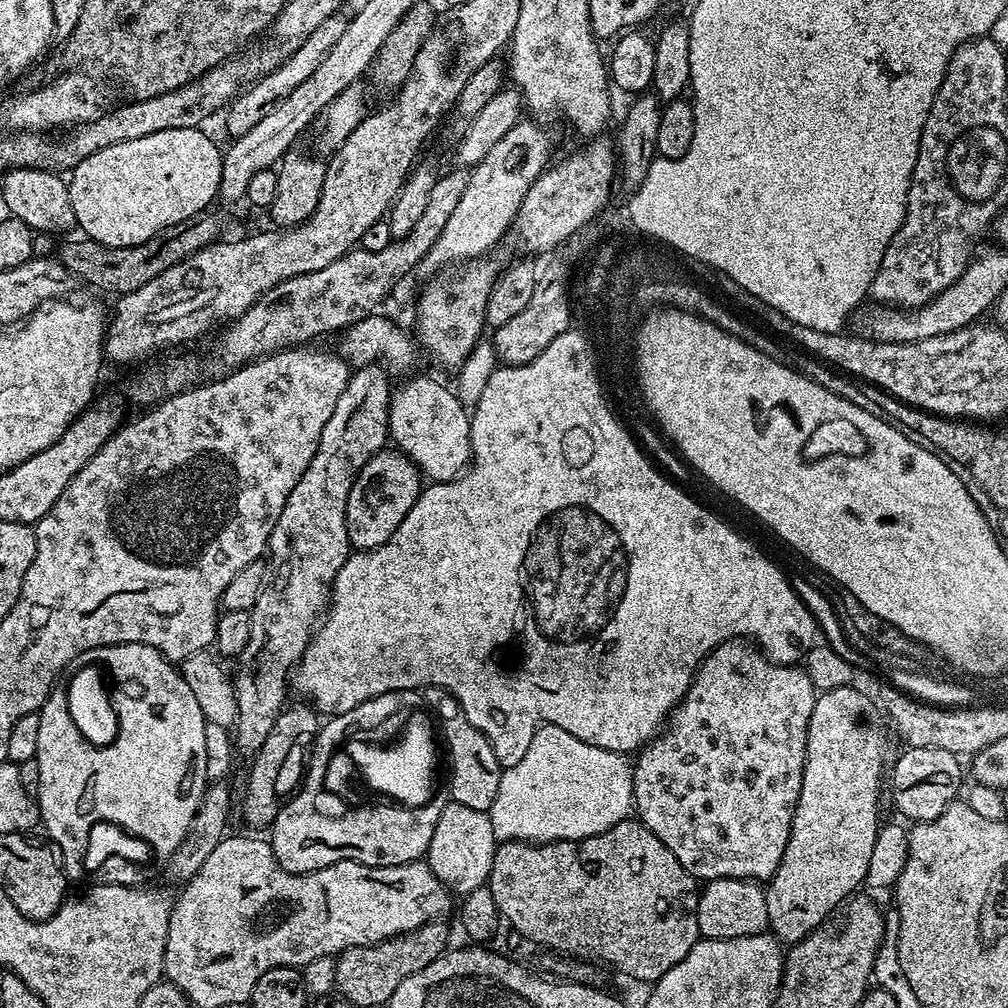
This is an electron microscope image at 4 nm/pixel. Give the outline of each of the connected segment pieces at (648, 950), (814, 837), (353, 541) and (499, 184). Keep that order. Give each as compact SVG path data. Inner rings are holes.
M629 818L618 822L610 830L606 830L597 836L591 836L585 840L555 840L549 844L530 844L522 840L506 840L497 843L496 853L494 854L494 866L488 875L486 887L493 895L497 910L501 917L509 924L520 936L525 936L528 940L533 940L536 944L541 944L544 948L553 948L556 952L569 952L569 957L579 958L584 962L597 962L601 960L604 964L609 964L612 968L617 968L624 976L629 976L632 980L648 980L655 982L670 970L670 966L678 966L686 954L701 939L698 930L698 881L695 876L691 876L666 850L666 846L657 838L647 826L640 823L639 819Z
M845 686L835 688L829 692L820 692L816 697L814 714L810 714L810 726L808 727L808 741L806 742L806 762L804 763L804 773L802 774L802 790L798 798L798 806L794 810L794 822L790 830L790 842L786 842L786 850L782 854L782 862L778 870L772 875L772 879L766 884L766 906L768 910L768 928L771 935L785 945L797 944L799 940L805 940L811 932L816 931L825 923L824 920L832 911L839 909L857 891L856 888L865 883L867 871L874 867L874 857L876 854L876 836L882 827L880 820L880 771L884 768L884 736L880 733L881 713L857 688Z
M399 450L376 452L362 466L350 498L346 502L346 534L353 549L367 550L382 546L398 530L402 518L410 514L410 506L419 498L422 491L422 473L410 457Z
M521 118L517 124L468 172L466 190L462 190L462 202L454 209L454 214L446 222L438 242L424 256L422 268L428 272L439 273L443 264L455 260L471 262L483 257L511 229L526 190L549 167L552 156L552 136L540 124Z

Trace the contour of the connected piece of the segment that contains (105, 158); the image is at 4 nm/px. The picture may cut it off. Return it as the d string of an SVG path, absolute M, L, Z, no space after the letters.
M171 128L170 130L158 130L158 134L146 134L146 138L134 138L130 142L118 142L106 146L106 150L98 150L98 154L90 154L90 158L86 158L82 162L78 162L76 168L71 169L70 175L67 177L66 183L68 193L70 194L70 206L74 206L74 218L76 219L76 228L79 229L87 239L105 244L106 246L138 246L142 242L146 242L150 238L154 238L154 234L158 234L162 230L166 230L166 226L174 226L178 222L186 222L191 216L199 216L205 211L204 208L213 199L217 199L220 191L220 179L222 178L222 166L224 165L224 157L222 148L219 148L210 137L200 128Z

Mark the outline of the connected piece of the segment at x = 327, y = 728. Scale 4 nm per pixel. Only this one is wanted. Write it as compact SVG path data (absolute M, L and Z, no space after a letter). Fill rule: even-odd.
M415 688L398 690L378 694L358 706L354 710L343 712L340 716L332 716L321 727L311 749L312 761L308 764L308 773L304 776L304 785L300 793L292 801L285 803L276 815L276 821L270 829L270 843L278 862L291 872L316 872L331 864L343 860L353 860L366 866L381 868L382 866L402 866L421 859L430 846L430 838L434 838L434 826L438 826L438 814L450 802L450 794L438 794L442 798L432 798L424 802L434 804L414 804L414 808L404 808L402 812L396 810L366 810L356 812L346 818L346 840L344 840L344 812L338 804L322 802L324 794L318 792L320 784L328 784L328 774L332 770L332 762L342 762L336 758L336 752L346 750L342 744L336 744L342 736L342 730L352 726L354 722L364 722L366 718L378 722L394 708L408 708L402 718L418 716L425 711L423 695ZM330 840L334 842L336 850L330 850ZM332 856L332 858L330 858ZM340 856L341 858L338 858Z

